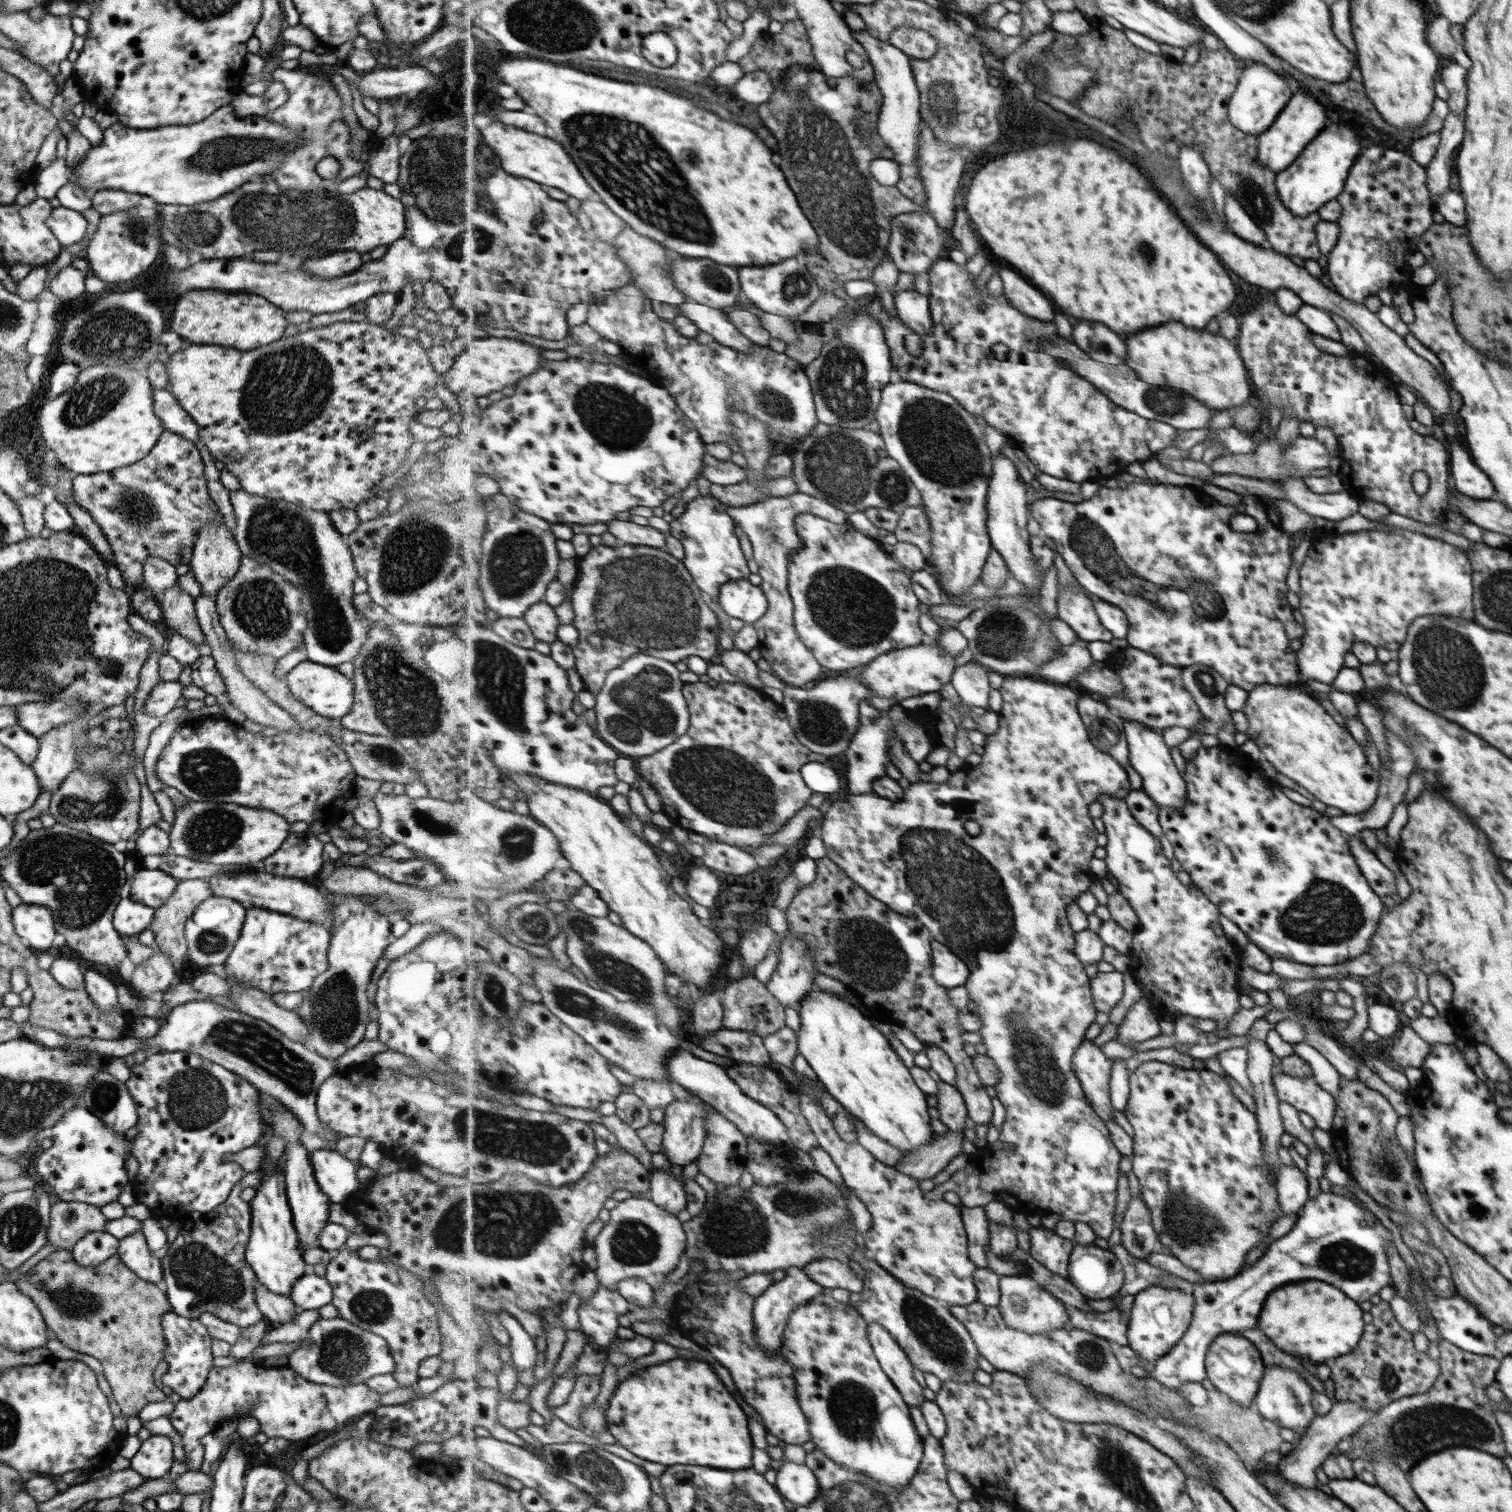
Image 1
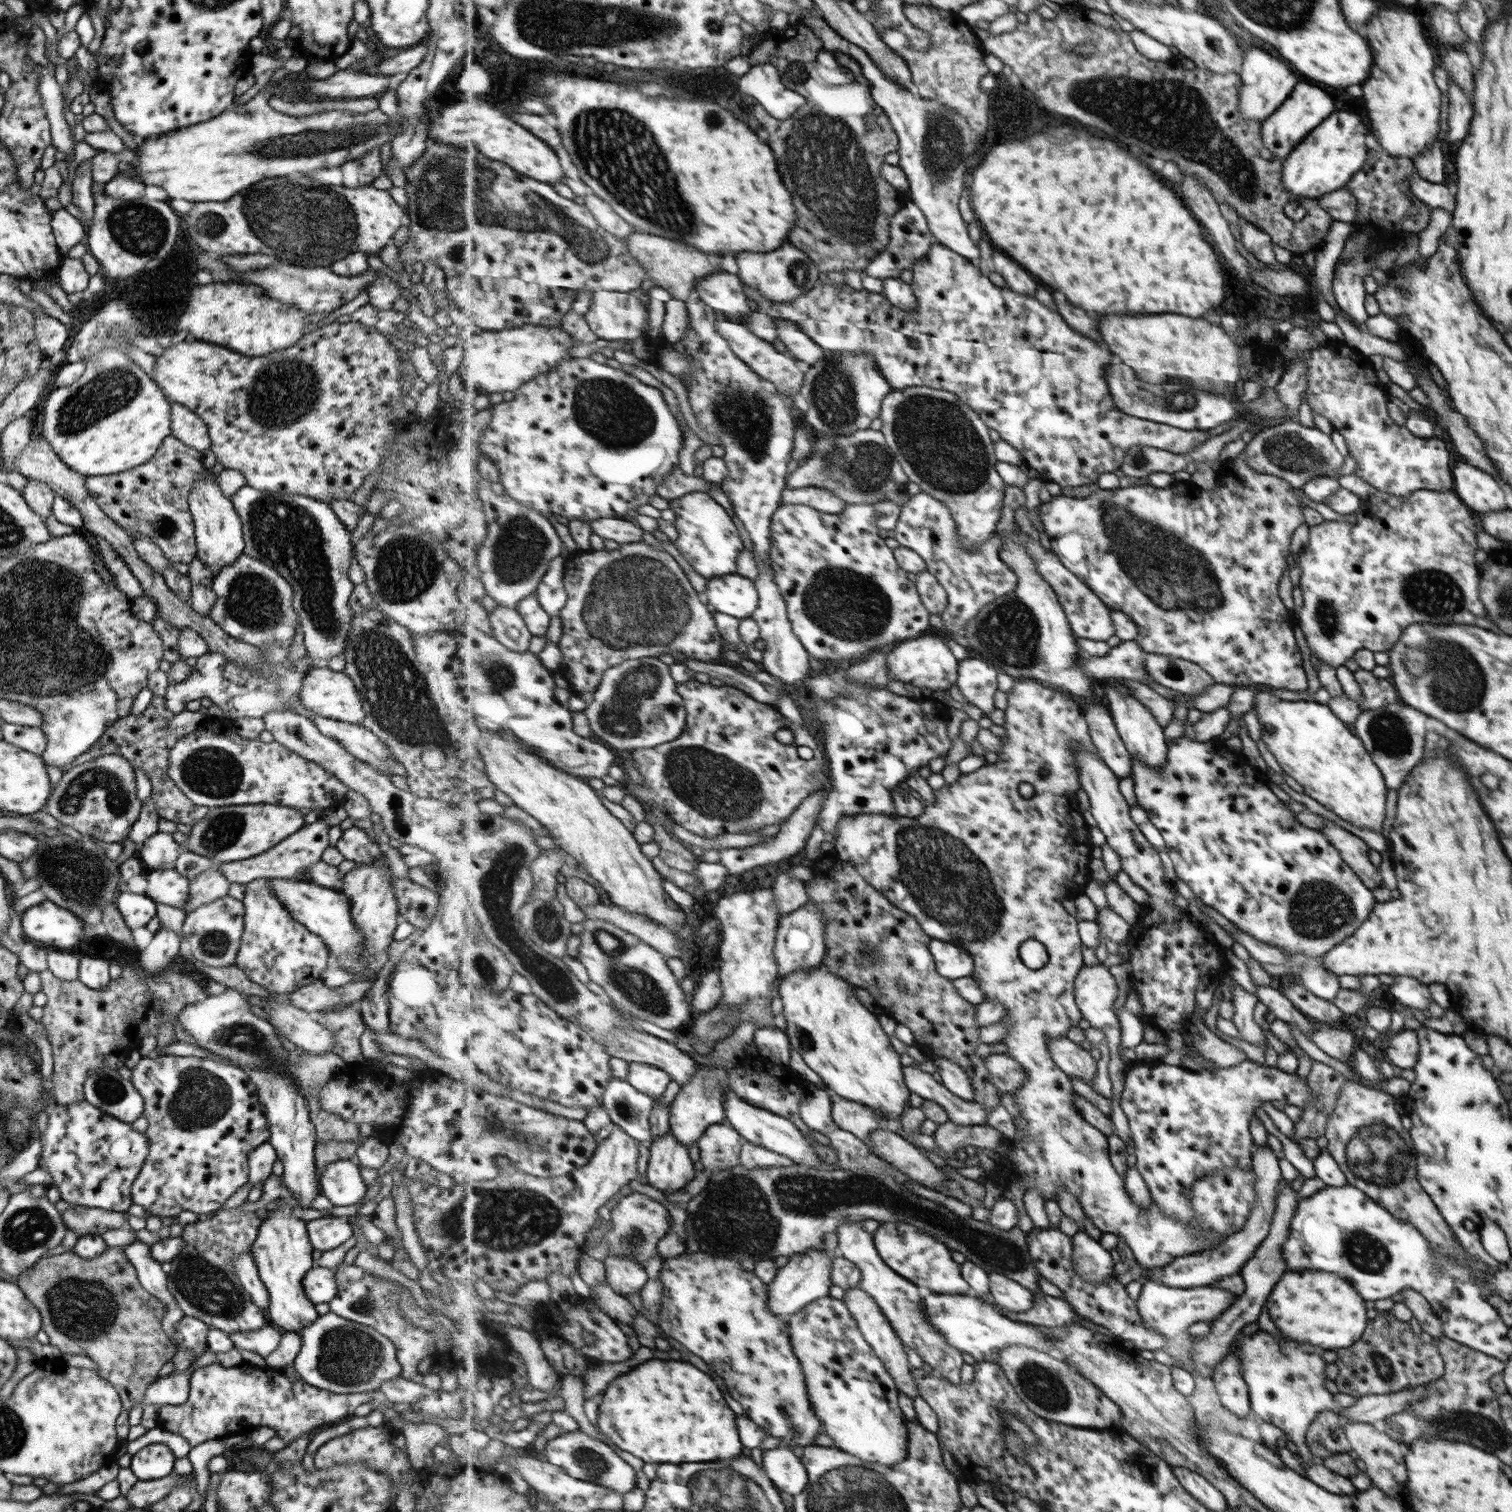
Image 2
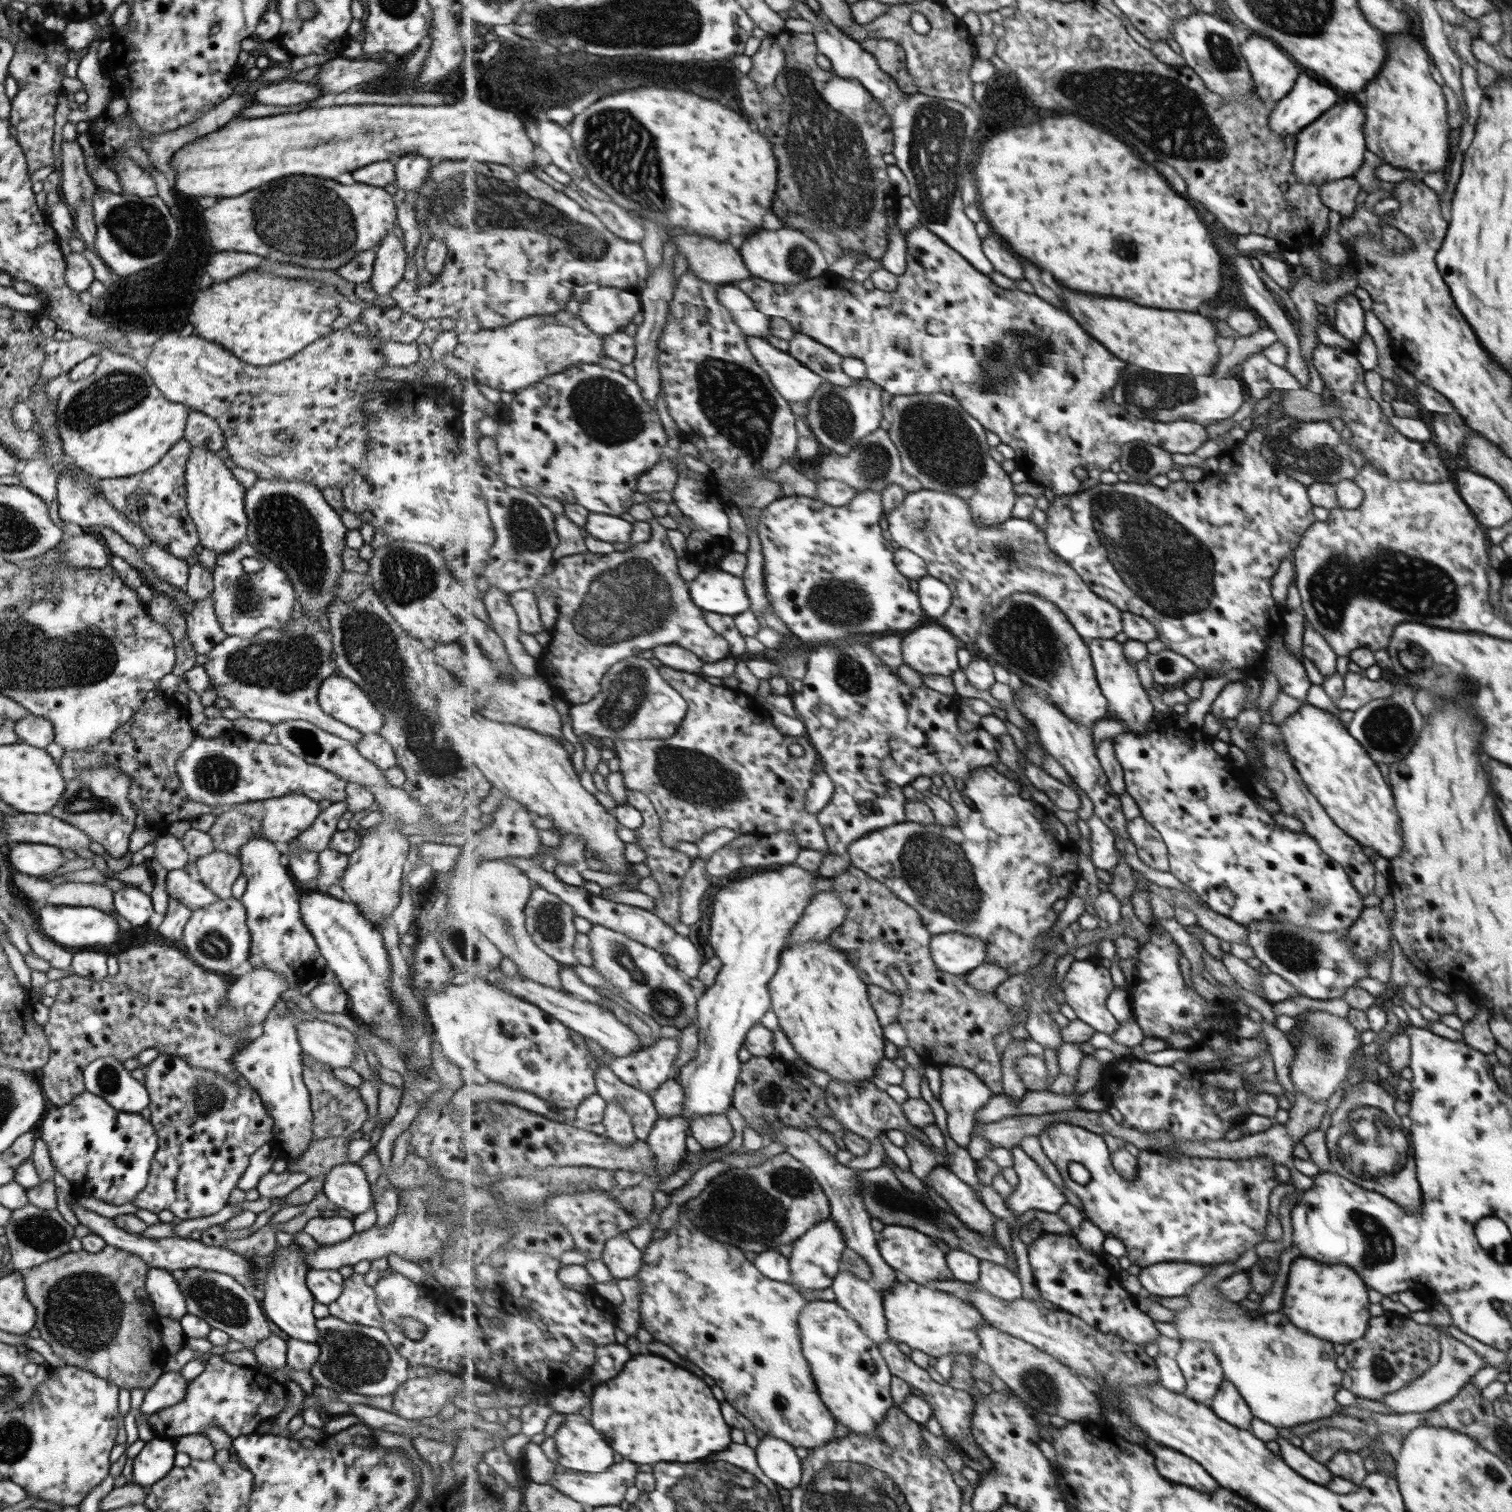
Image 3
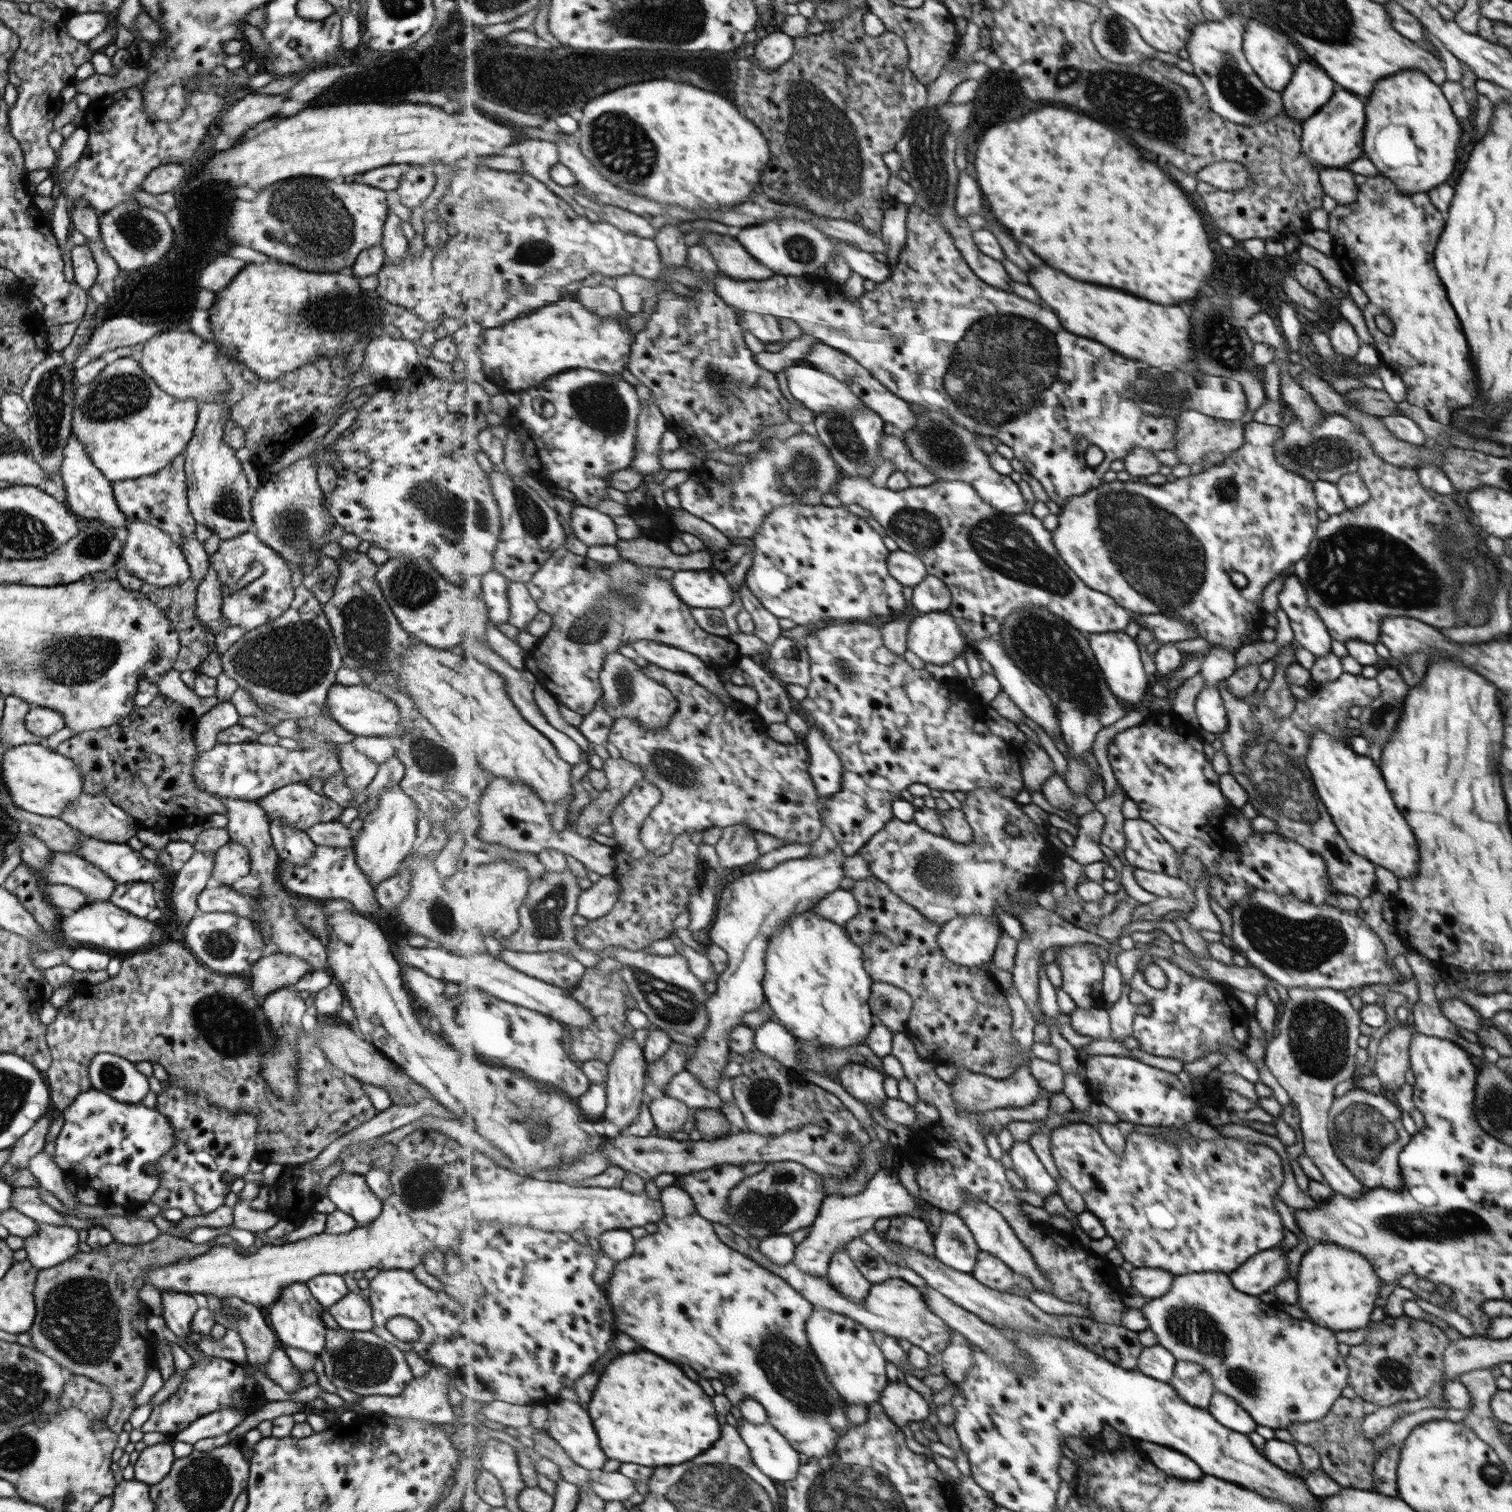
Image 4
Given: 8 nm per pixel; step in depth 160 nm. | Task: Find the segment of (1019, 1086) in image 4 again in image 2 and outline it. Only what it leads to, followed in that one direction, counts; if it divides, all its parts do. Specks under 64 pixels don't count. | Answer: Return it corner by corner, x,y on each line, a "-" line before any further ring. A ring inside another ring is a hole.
937,1057
934,1061
942,1083
954,1094
968,1101
975,1101
975,1089
971,1077
947,1057

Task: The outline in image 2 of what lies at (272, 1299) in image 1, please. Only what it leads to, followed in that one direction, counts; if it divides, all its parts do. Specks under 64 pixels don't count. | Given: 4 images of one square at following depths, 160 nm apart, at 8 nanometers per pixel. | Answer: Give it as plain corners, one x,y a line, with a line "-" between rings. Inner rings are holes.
247,1252
232,1258
232,1267
235,1271
234,1275
239,1279
241,1288
249,1295
251,1303
263,1312
267,1312
267,1306
269,1305
267,1290
265,1290
264,1284
258,1277
251,1255

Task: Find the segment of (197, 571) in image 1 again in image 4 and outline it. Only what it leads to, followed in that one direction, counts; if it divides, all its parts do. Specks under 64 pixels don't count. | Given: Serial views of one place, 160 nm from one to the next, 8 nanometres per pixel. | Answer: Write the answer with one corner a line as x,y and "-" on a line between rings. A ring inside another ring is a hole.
222,400
203,402
196,415
192,437
187,441
184,452
184,482
186,503
193,520
208,528
219,540
227,540
247,532
252,525
250,502
252,494
234,449
223,441
223,425
229,420
228,406

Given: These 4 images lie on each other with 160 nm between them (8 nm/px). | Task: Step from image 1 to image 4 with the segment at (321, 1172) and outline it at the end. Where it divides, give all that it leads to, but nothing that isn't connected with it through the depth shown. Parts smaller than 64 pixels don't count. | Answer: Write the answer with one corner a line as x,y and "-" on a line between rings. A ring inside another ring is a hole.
341,1172
333,1178
327,1186
326,1197
335,1205
335,1209
351,1216
357,1226
366,1226
373,1222
382,1208
382,1202
366,1186
363,1175
351,1174
351,1172

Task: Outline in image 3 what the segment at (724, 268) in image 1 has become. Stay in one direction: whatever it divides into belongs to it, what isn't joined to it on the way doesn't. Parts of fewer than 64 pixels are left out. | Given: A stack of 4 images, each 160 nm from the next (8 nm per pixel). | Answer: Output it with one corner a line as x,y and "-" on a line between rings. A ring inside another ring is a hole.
737,284
718,285
718,300
732,312
733,318
748,336
767,339
771,336
770,316
757,310
751,297

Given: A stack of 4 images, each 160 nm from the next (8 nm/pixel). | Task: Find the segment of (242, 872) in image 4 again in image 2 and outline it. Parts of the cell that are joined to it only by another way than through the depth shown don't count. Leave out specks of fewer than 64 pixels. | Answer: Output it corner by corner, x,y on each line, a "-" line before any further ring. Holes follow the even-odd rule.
213,867
200,872
188,882
188,895
182,906
183,912
187,913
202,904
213,902
216,898
225,896
229,883
222,872

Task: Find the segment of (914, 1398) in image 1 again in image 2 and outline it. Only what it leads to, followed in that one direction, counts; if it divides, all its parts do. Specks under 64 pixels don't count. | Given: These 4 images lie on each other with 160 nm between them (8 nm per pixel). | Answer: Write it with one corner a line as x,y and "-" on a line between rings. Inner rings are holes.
857,1287
847,1290
844,1302
848,1305
849,1310
853,1316
856,1317
861,1332
864,1337
872,1345
873,1350
877,1353
877,1356
883,1361
883,1364
888,1368
891,1376
896,1381
896,1385
900,1389
901,1393
905,1393
911,1398
915,1398
920,1395
920,1388
916,1383
914,1376
912,1375
912,1367
909,1365
909,1356
907,1356
907,1348
904,1345
904,1341
896,1333
896,1329
889,1322
885,1313
881,1310
881,1306
869,1295
869,1292
865,1292
863,1288

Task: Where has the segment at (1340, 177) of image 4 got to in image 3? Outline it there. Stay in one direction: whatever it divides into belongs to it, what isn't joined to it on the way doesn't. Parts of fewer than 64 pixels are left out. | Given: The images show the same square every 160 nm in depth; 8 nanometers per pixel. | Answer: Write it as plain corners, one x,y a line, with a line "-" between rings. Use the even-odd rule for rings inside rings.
1353,176
1329,180
1318,185
1318,188
1319,198
1325,206
1329,206
1329,211
1339,213
1341,218
1353,215
1356,208
1355,199
1360,190
1358,182

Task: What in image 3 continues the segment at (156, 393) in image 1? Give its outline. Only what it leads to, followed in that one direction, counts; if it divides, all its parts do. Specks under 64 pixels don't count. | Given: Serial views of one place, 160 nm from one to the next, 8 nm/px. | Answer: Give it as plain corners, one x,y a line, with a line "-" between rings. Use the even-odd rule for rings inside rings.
187,411
182,438
190,446
204,446
217,451
223,448
223,435
217,423
199,411

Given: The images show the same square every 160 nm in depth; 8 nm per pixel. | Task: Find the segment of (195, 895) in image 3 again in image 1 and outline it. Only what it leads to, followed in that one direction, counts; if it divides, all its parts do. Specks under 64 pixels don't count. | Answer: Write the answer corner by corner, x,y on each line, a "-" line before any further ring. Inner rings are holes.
138,866
129,886
128,898
157,908
169,898
177,883
175,878
158,868
149,870

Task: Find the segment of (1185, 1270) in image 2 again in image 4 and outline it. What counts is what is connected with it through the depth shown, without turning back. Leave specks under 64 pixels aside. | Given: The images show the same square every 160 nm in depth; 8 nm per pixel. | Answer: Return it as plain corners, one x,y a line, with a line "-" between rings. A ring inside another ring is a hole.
1133,1267
1128,1273
1131,1285
1140,1296
1155,1299
1164,1296
1171,1287
1174,1274
1158,1268

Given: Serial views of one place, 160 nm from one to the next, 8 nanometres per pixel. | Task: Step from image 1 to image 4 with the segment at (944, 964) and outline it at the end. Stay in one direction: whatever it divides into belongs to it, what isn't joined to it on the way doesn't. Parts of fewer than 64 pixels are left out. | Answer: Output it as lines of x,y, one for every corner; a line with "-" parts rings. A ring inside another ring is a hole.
958,916
945,922
940,946
949,961
965,967
985,967
994,960
1003,929
984,916

